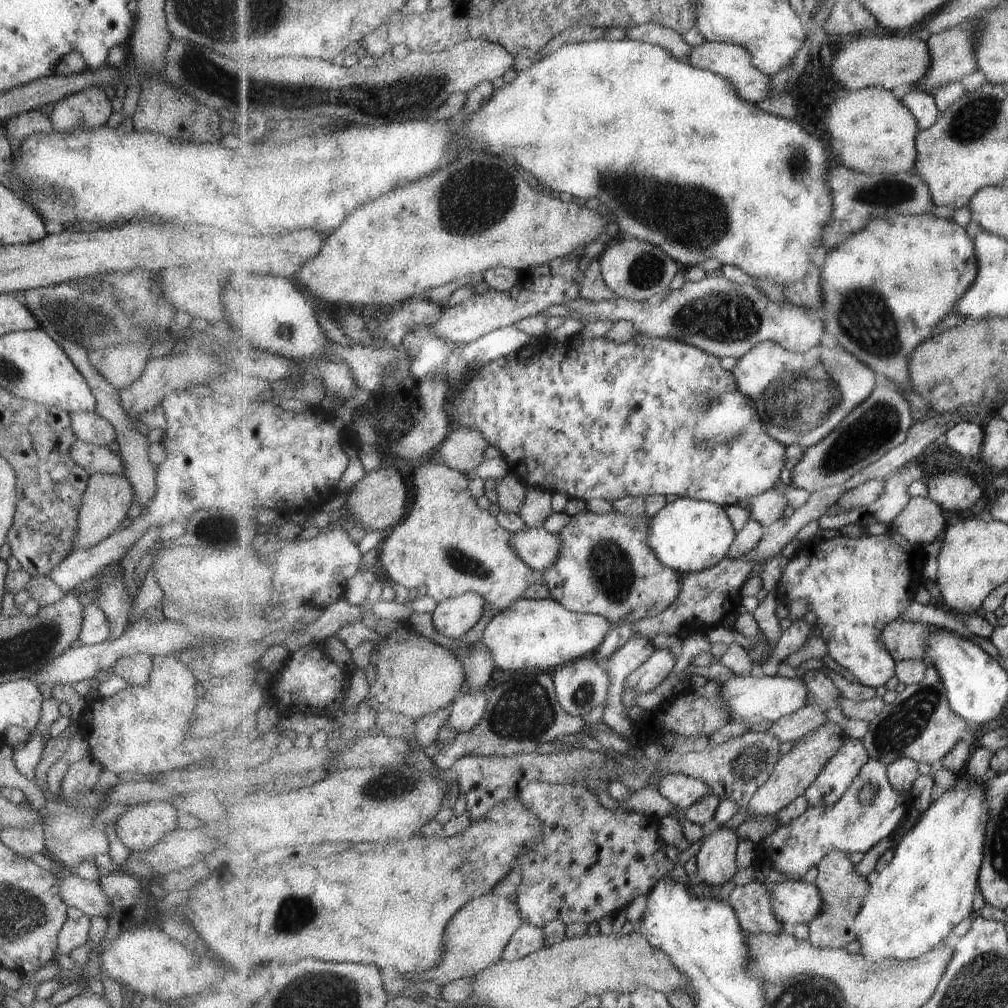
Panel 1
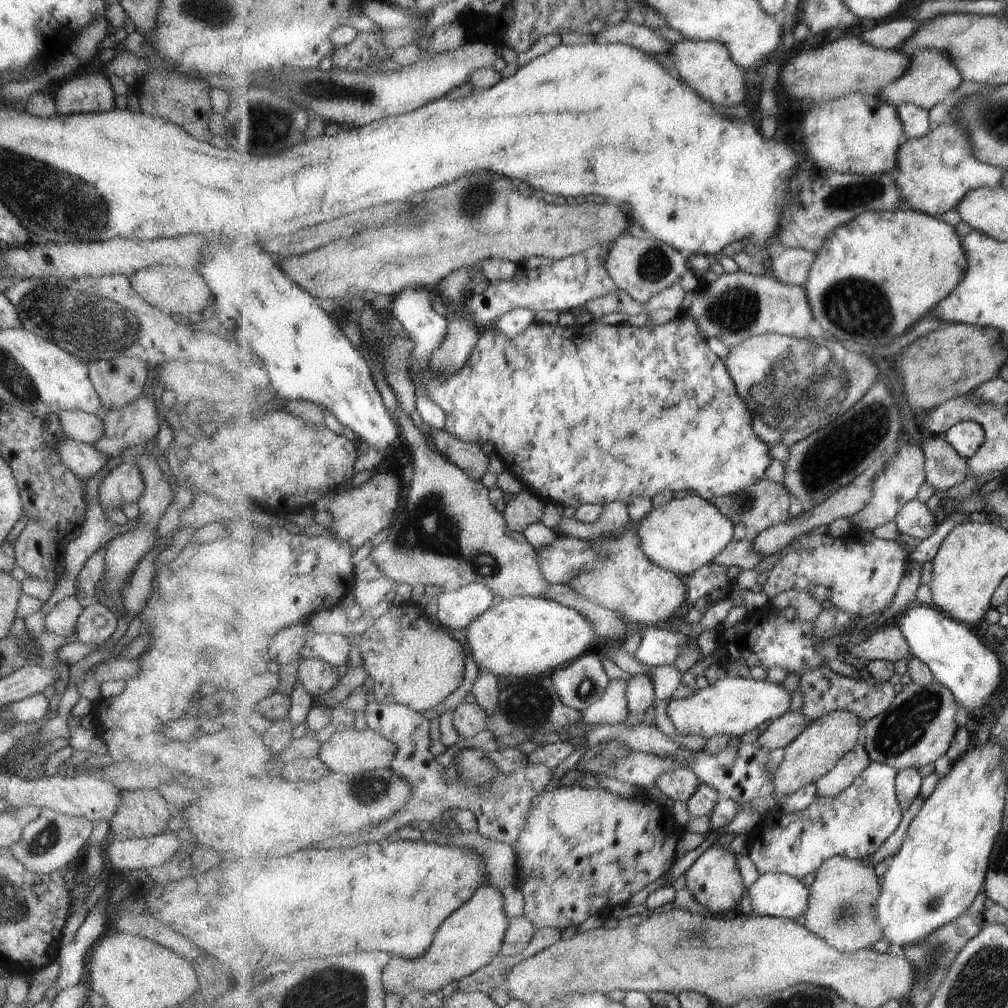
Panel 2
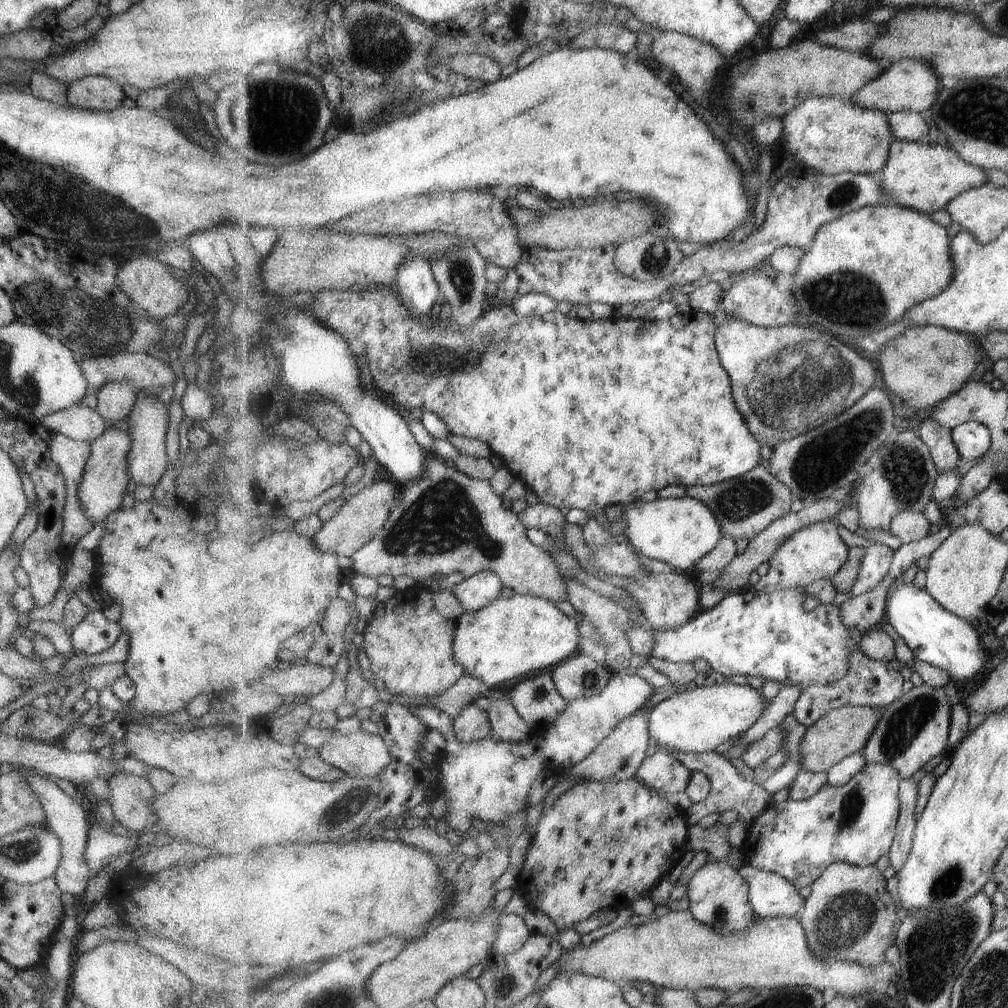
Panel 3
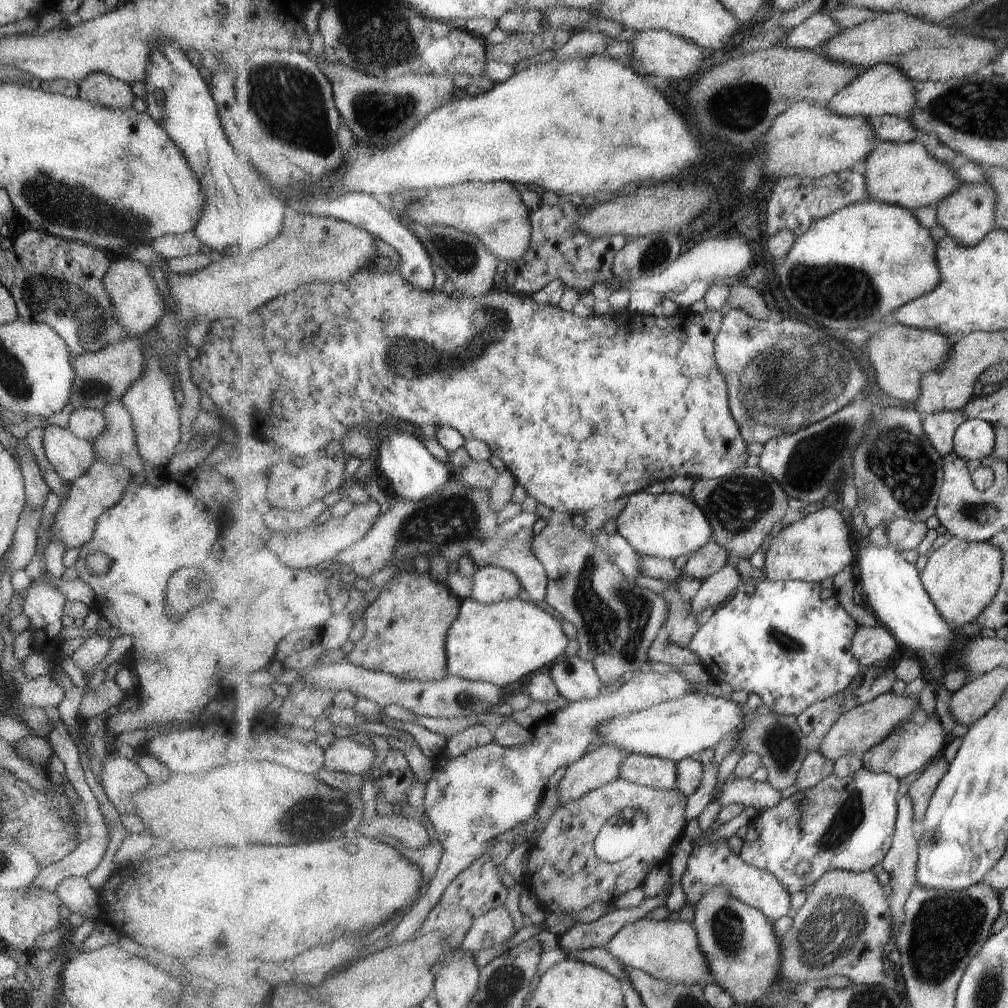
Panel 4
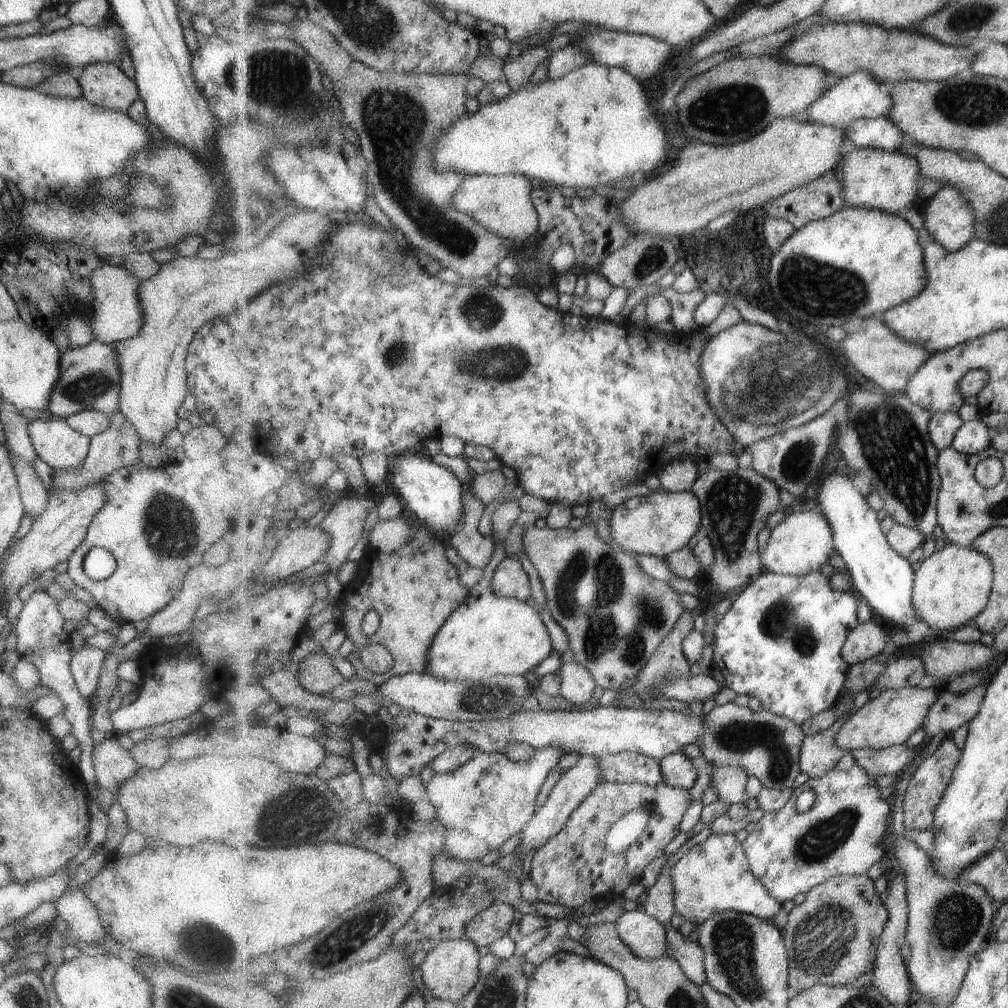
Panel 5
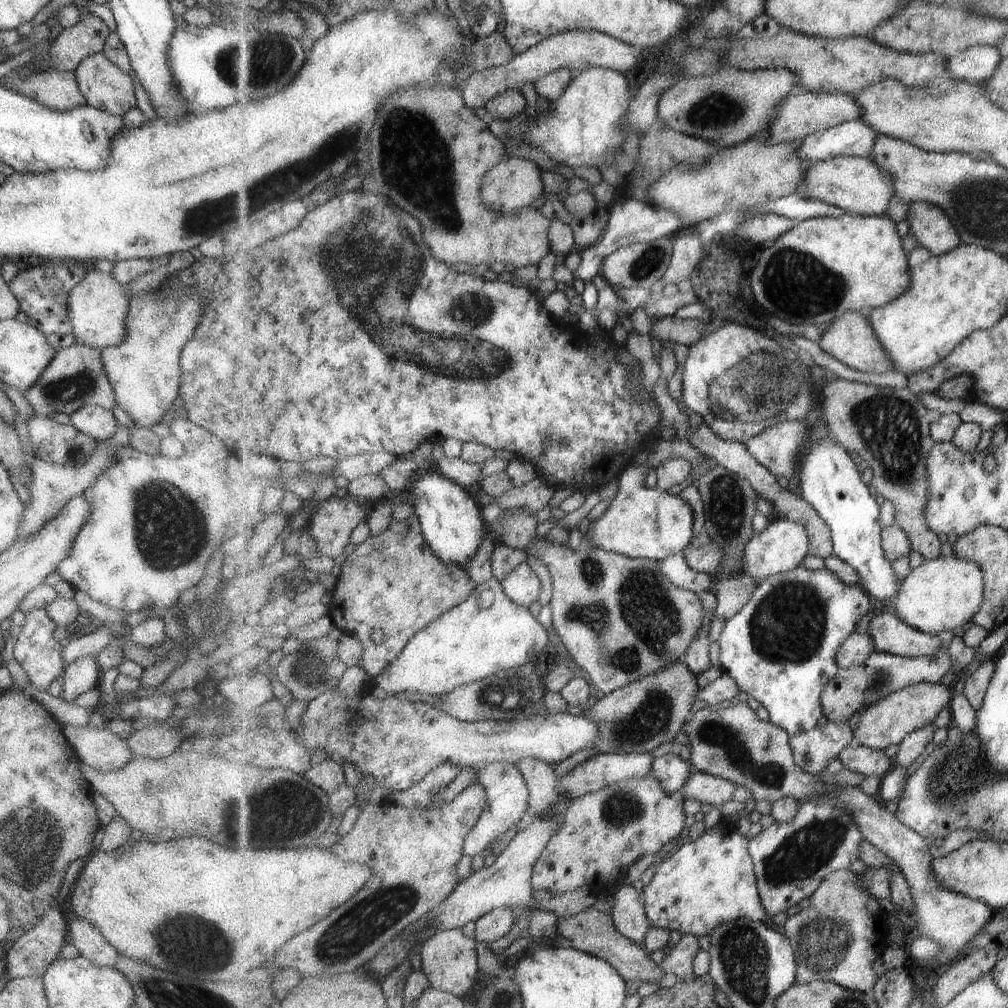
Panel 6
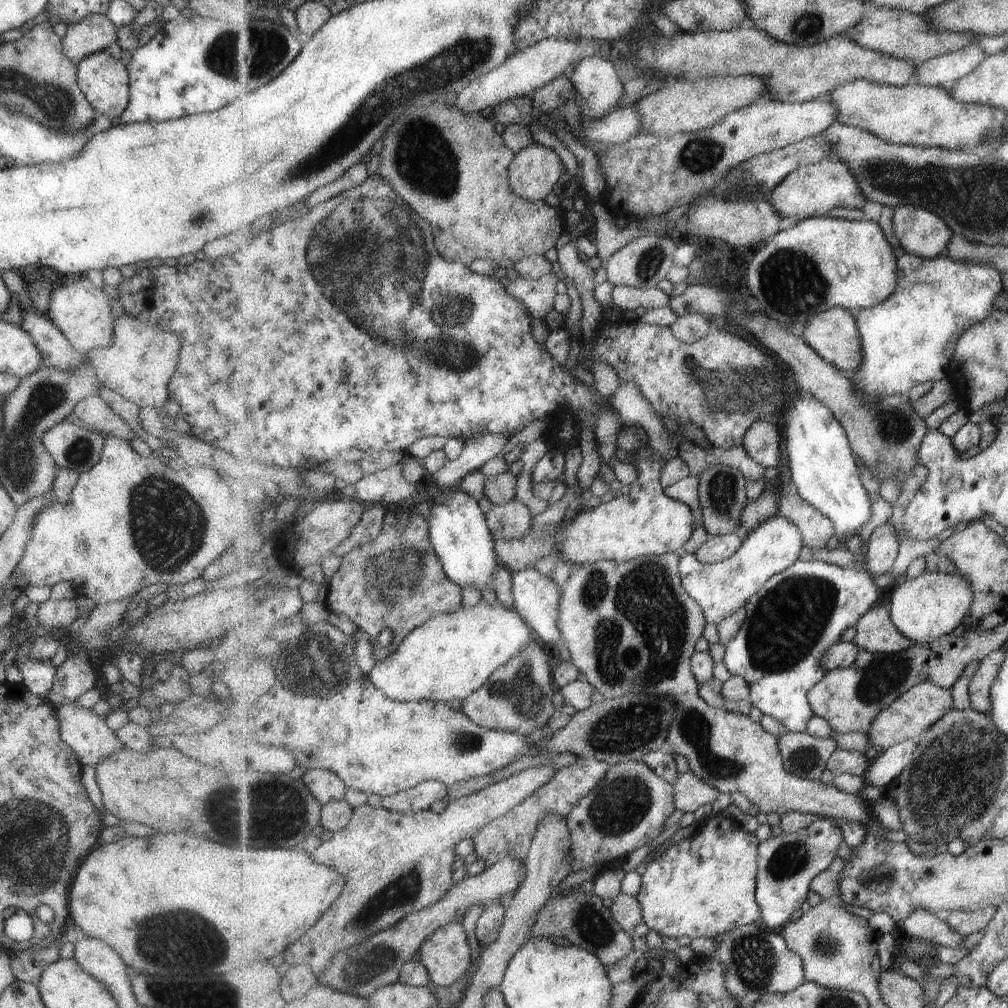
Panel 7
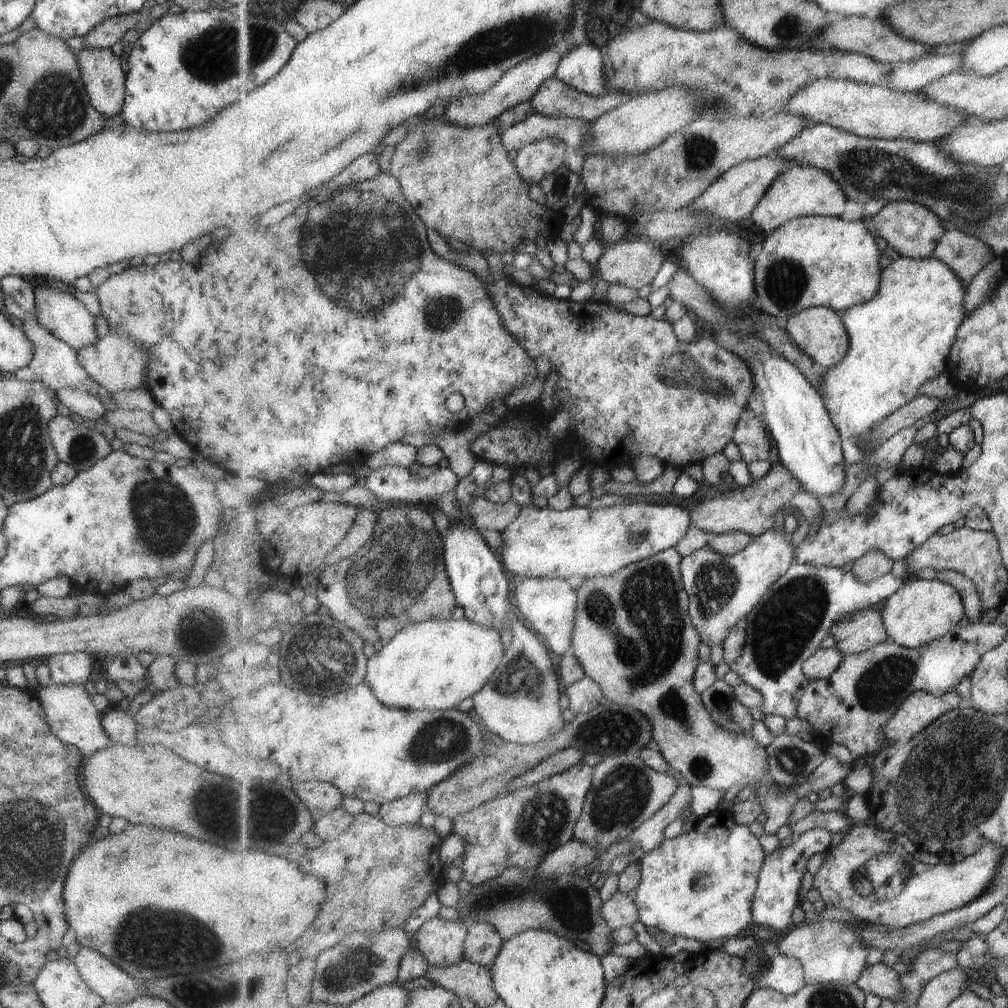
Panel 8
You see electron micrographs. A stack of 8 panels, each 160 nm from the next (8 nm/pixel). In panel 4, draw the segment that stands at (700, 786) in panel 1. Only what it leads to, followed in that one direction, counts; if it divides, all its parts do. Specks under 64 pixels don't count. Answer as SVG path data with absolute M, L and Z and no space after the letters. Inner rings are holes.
M634 753L621 762L620 778L656 790L675 790L677 763L665 758Z

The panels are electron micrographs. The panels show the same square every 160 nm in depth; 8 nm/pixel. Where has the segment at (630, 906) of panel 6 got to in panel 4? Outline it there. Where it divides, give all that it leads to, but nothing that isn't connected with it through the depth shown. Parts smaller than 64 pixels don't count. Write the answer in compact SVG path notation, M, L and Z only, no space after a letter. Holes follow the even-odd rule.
M674 916L658 922L643 918L635 924L625 926L607 946L607 950L624 966L643 970L671 984L695 986L701 982L703 976L711 975L709 960L701 950L695 926L691 922L679 920Z

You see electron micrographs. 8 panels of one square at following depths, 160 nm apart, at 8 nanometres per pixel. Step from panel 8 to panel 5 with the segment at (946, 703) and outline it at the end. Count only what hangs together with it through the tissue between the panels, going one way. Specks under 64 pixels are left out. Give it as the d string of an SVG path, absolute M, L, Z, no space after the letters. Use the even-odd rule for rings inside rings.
M933 686L924 690L917 687L885 690L845 722L845 726L839 730L835 738L837 746L851 753L859 749L883 750L906 744L907 740L909 741L909 738L924 726L933 704L940 700L940 689Z

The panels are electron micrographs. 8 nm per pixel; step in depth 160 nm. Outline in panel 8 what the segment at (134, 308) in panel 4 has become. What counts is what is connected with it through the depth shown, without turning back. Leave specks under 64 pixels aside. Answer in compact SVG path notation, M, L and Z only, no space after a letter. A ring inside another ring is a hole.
M36 286L34 288L34 309L37 322L55 338L75 350L93 344L98 339L95 333L95 317L75 299L72 292L64 294L58 289Z

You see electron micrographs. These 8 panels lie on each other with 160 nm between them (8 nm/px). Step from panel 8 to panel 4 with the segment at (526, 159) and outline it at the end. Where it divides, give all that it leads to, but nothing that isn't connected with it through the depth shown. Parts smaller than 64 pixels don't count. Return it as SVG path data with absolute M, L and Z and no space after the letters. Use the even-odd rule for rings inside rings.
M497 181L490 183L467 182L459 186L449 186L449 188L435 188L428 190L427 194L421 198L416 198L408 213L409 221L424 225L449 225L458 228L460 231L471 233L485 244L489 252L498 256L500 260L507 263L523 258L532 244L532 218L529 207L522 199L522 194L507 181Z

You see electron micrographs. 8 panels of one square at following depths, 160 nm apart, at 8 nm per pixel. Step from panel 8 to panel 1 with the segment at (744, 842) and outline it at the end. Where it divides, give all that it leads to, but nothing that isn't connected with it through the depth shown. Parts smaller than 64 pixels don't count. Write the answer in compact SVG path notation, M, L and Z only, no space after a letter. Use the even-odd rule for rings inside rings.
M804 881L771 882L765 884L772 896L774 911L773 914L785 924L786 927L793 927L799 923L809 924L822 909L822 896L818 886L814 883Z

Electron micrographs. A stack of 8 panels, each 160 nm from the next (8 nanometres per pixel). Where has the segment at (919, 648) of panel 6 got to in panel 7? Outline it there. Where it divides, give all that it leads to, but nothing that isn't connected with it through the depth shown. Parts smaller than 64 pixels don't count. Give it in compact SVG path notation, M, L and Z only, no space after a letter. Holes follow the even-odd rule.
M875 605L858 620L855 627L853 642L869 652L901 652L916 644L899 632L888 606Z

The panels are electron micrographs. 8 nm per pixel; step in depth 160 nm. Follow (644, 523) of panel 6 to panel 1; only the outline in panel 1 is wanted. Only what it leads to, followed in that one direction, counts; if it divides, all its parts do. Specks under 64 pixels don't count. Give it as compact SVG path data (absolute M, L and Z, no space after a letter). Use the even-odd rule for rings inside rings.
M679 497L667 503L650 520L649 546L666 567L681 574L698 573L717 566L728 557L736 539L735 528L725 508L711 501Z

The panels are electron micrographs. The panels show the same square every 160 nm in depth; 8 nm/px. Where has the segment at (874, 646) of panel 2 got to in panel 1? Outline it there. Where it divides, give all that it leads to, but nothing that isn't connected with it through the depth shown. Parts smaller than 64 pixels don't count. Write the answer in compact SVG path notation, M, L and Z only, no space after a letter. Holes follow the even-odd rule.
M897 620L884 628L882 643L897 663L907 659L925 660L928 636L935 631L935 626Z

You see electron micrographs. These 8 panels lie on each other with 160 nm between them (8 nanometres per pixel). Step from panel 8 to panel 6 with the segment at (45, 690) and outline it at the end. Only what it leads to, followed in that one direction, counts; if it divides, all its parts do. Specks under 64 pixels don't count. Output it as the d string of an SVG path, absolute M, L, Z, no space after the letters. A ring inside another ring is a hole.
M87 724L81 727L65 725L61 730L78 761L94 770L119 770L133 758L126 740L112 734L105 726L96 729Z

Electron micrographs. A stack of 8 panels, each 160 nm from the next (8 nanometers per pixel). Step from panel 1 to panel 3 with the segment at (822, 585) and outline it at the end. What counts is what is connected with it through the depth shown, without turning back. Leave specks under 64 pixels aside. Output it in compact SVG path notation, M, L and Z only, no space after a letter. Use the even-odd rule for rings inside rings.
M836 519L811 524L790 538L775 552L769 562L769 570L765 576L758 580L754 586L755 592L771 594L787 588L806 588L819 580L831 580L836 572L843 568L843 564L849 560L849 546L843 542L843 538L837 532ZM871 545L866 548L859 564L859 573L850 590L853 596L863 596L879 586L889 575L895 554L889 546Z

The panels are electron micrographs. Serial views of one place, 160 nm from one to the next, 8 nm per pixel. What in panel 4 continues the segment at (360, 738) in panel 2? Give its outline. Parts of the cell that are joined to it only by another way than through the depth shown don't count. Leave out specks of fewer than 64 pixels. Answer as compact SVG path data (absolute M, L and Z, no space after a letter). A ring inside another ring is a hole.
M347 736L336 738L336 741L324 750L324 768L363 776L367 771L372 771L371 764L375 760L375 745L373 747L372 750L372 747L353 742Z

